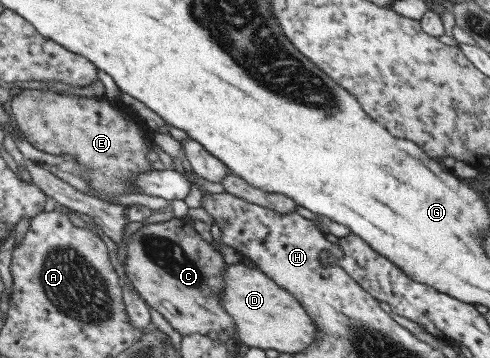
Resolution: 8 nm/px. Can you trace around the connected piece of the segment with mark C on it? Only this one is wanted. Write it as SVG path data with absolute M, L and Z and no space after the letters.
M173 217L166 222L152 222L138 228L129 237L126 244L126 258L124 258L124 272L138 295L152 310L155 310L177 333L182 335L200 334L209 332L228 332L230 337L235 336L235 325L226 311L220 305L220 290L224 288L222 272L227 264L220 253L205 241L194 229L190 218Z

